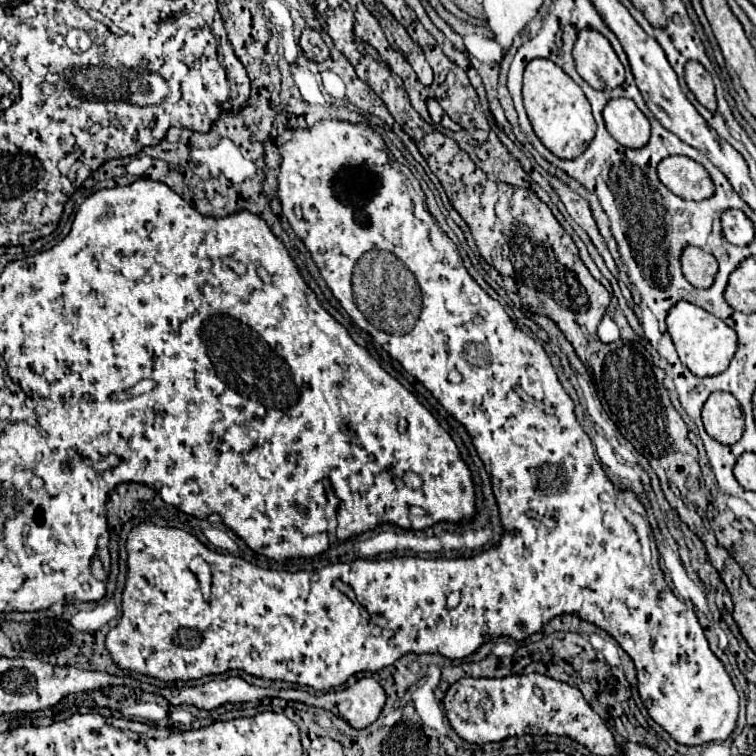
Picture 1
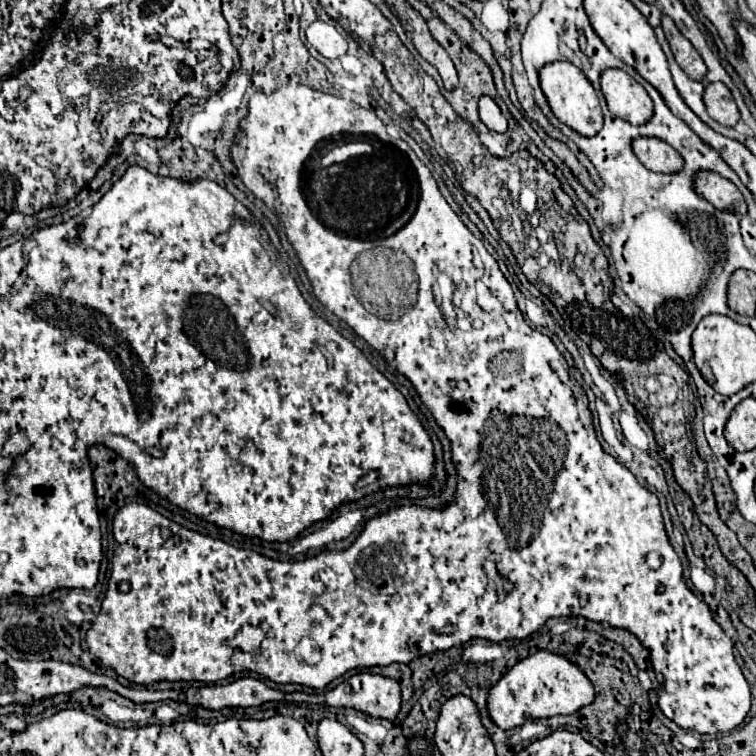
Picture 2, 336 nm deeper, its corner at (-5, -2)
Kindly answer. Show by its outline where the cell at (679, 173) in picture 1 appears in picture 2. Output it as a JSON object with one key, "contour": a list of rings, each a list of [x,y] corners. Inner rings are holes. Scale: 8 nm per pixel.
{"contour":[[[699,173],[695,187],[697,193],[701,193],[701,197],[705,197],[715,209],[731,211],[737,217],[743,217],[747,213],[747,203],[741,191],[719,173]]]}

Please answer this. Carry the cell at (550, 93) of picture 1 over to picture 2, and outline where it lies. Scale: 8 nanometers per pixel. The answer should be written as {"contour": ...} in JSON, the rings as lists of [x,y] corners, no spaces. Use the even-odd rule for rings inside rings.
{"contour":[[[569,61],[549,63],[541,69],[539,79],[541,79],[541,89],[543,89],[545,97],[547,97],[553,113],[559,117],[561,123],[569,125],[571,129],[579,131],[585,137],[593,137],[599,133],[599,129],[603,127],[603,115],[601,115],[599,99],[595,95],[593,85],[589,83],[589,79],[583,75],[583,71],[579,67],[575,67]]]}

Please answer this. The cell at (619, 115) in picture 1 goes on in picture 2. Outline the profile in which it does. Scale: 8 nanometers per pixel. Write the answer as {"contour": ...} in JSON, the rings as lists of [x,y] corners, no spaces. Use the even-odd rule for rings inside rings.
{"contour":[[[639,137],[633,141],[633,151],[639,161],[657,173],[679,173],[683,169],[683,157],[665,141],[655,137]]]}

